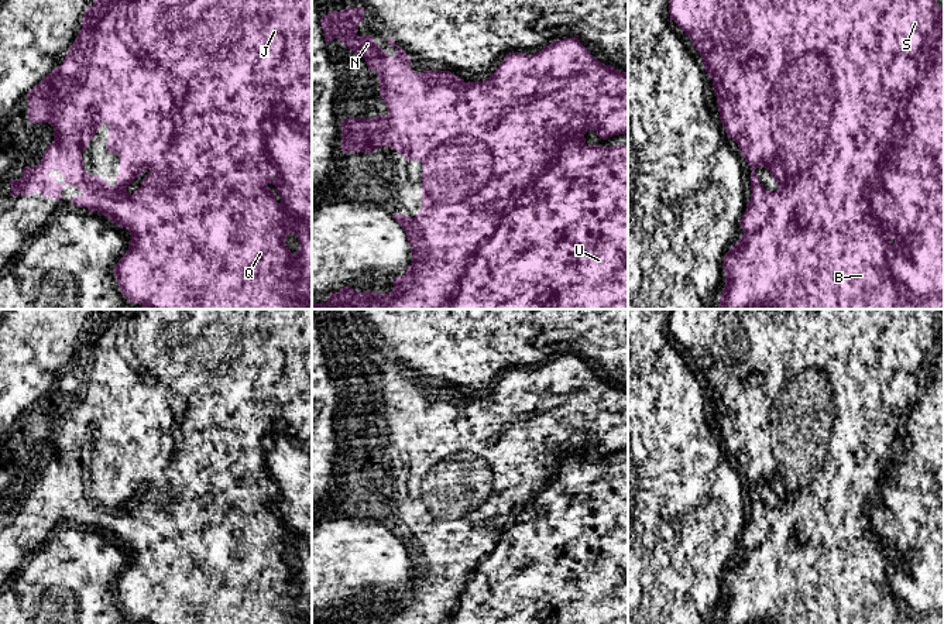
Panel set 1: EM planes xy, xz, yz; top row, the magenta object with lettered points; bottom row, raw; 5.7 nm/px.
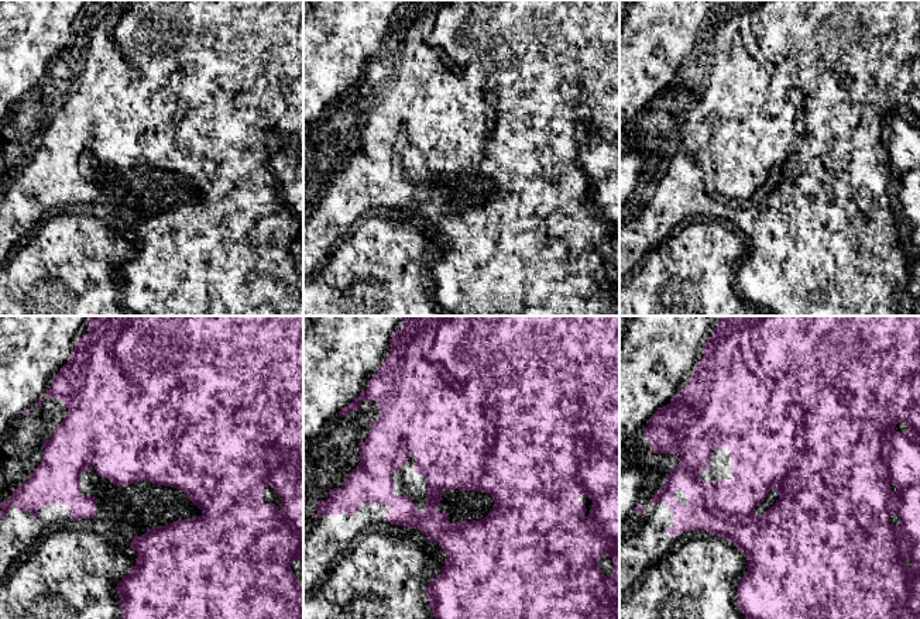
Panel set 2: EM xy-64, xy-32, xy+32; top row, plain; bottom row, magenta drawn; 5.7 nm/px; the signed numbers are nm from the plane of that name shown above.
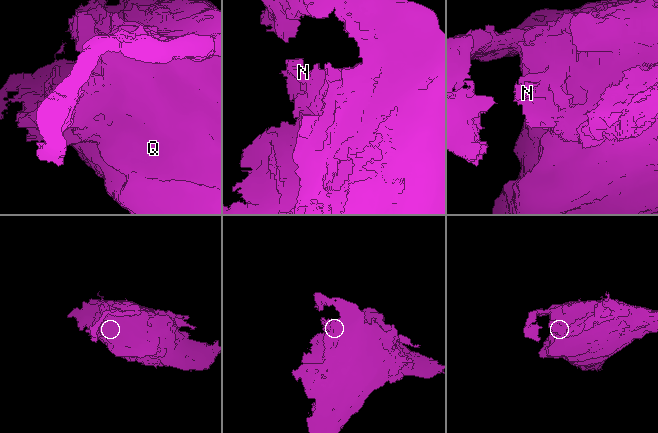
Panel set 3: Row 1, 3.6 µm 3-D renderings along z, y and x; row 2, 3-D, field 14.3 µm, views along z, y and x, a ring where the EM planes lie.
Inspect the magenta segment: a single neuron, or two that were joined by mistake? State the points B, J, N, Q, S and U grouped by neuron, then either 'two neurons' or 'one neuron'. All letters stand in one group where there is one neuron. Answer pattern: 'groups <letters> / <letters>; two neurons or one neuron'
groups B J N Q S U; one neuron

